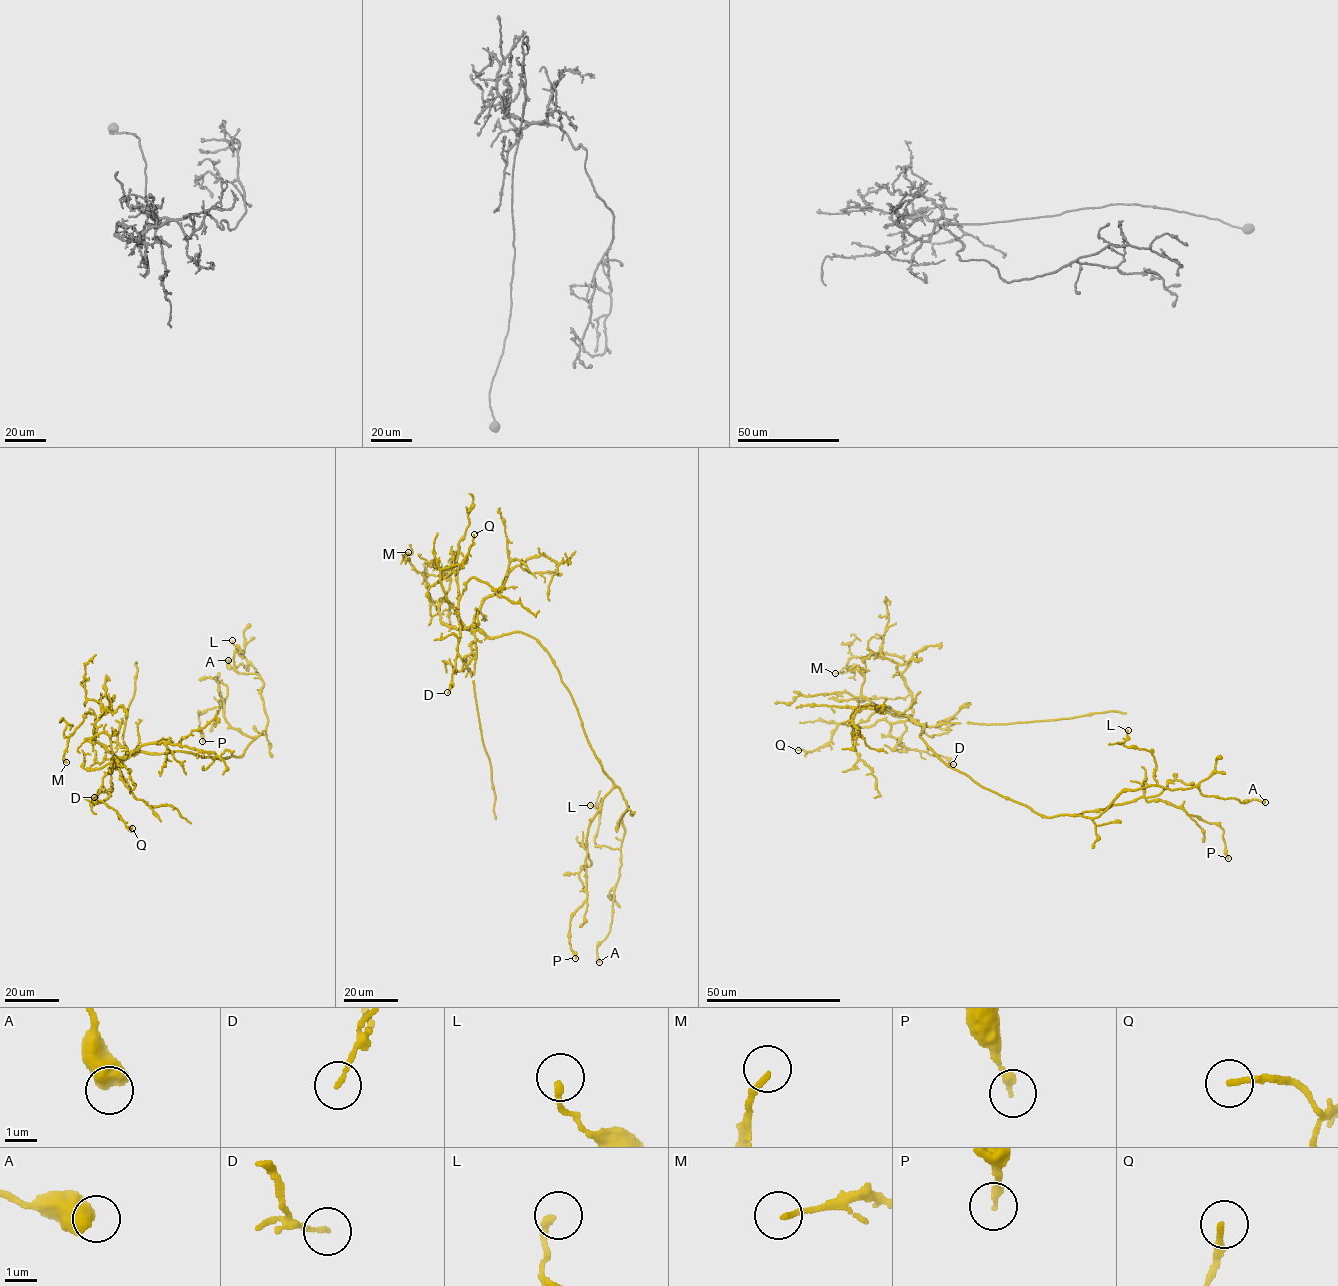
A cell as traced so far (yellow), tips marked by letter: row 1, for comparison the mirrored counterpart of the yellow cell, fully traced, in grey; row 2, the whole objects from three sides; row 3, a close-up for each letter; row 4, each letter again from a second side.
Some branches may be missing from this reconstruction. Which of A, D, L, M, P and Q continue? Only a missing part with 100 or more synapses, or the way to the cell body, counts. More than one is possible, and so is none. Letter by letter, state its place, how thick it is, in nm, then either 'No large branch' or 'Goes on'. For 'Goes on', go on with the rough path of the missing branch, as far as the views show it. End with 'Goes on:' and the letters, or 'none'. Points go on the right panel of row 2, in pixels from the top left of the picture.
A: Place: (1265, 802). Thickness 800 nm. No large branch
D: Place: (953, 764). Thickness 120 nm. No large branch
L: Place: (1128, 730). Thickness 190 nm. No large branch
M: Place: (835, 673). Thickness 160 nm. No large branch
P: Place: (1228, 858). Thickness 220 nm. No large branch
Q: Place: (798, 750). Thickness 190 nm. No large branch
Goes on: none

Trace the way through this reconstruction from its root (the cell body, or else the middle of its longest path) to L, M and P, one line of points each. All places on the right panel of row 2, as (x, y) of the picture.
L: (974, 781), (1045, 816), (1097, 817), (1122, 792), (1157, 784), (1152, 753), (1123, 744), (1128, 730)
M: (974, 781), (920, 737), (903, 659), (856, 656), (847, 671), (835, 673)
P: (974, 781), (1048, 817), (1105, 809), (1141, 797), (1148, 801), (1165, 800), (1222, 829), (1228, 858)

